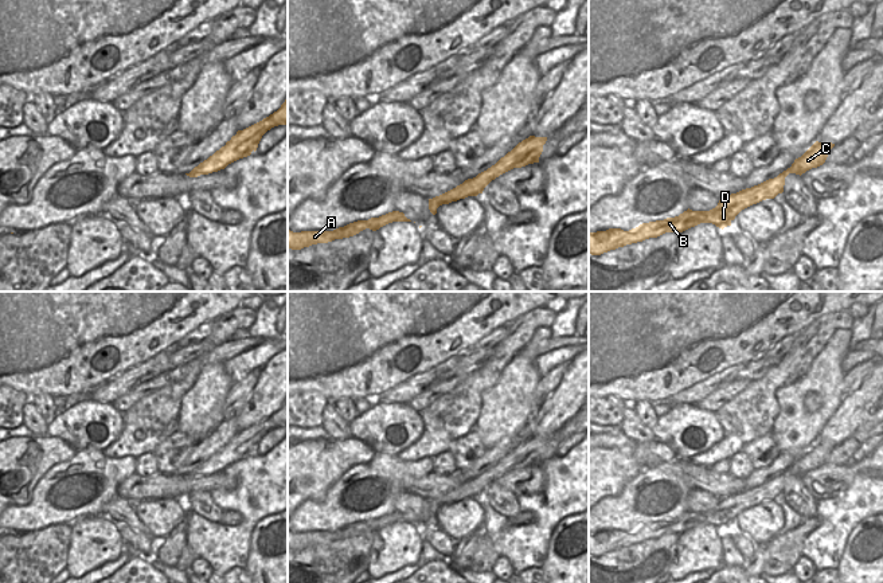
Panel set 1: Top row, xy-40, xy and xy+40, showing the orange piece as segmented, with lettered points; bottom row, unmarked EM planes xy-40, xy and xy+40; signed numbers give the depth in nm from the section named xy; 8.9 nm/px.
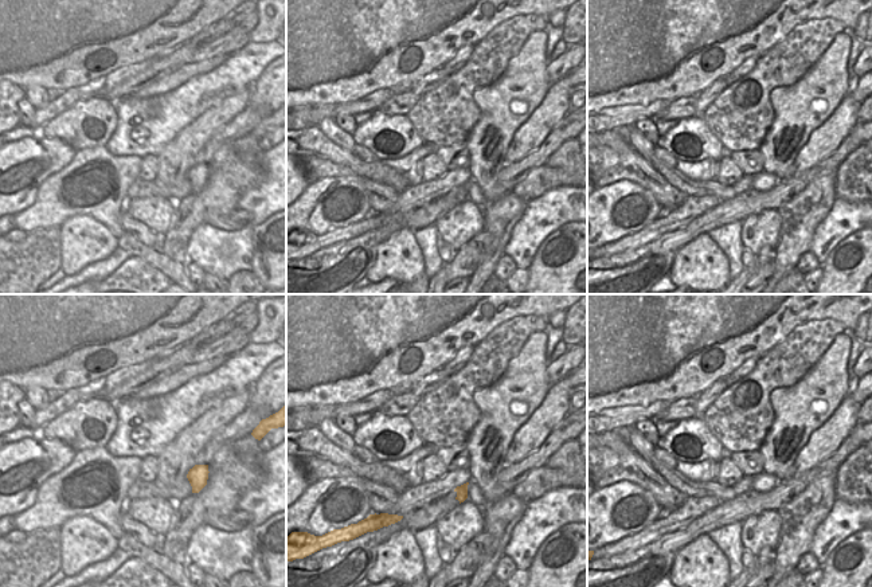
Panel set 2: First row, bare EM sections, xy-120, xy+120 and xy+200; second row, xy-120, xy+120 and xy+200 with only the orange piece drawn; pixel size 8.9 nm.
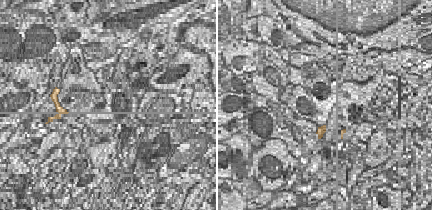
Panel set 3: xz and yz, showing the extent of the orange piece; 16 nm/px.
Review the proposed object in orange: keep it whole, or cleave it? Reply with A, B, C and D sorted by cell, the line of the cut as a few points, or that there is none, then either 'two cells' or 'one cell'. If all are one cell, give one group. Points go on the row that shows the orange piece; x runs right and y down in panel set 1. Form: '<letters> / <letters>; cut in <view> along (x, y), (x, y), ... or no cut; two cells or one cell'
A B C D; no cut; one cell

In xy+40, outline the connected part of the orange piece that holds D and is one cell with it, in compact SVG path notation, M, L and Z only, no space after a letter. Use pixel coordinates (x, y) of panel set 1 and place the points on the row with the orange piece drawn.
M816 141L801 157L796 159L790 168L774 179L769 179L751 188L722 196L718 206L710 211L687 210L679 216L642 223L636 228L624 231L609 228L606 231L589 231L589 254L601 255L626 244L657 238L665 232L683 232L700 223L712 223L719 228L731 226L735 216L745 208L766 199L774 199L784 192L785 177L789 173L802 175L812 168L823 165L835 146L832 142Z

